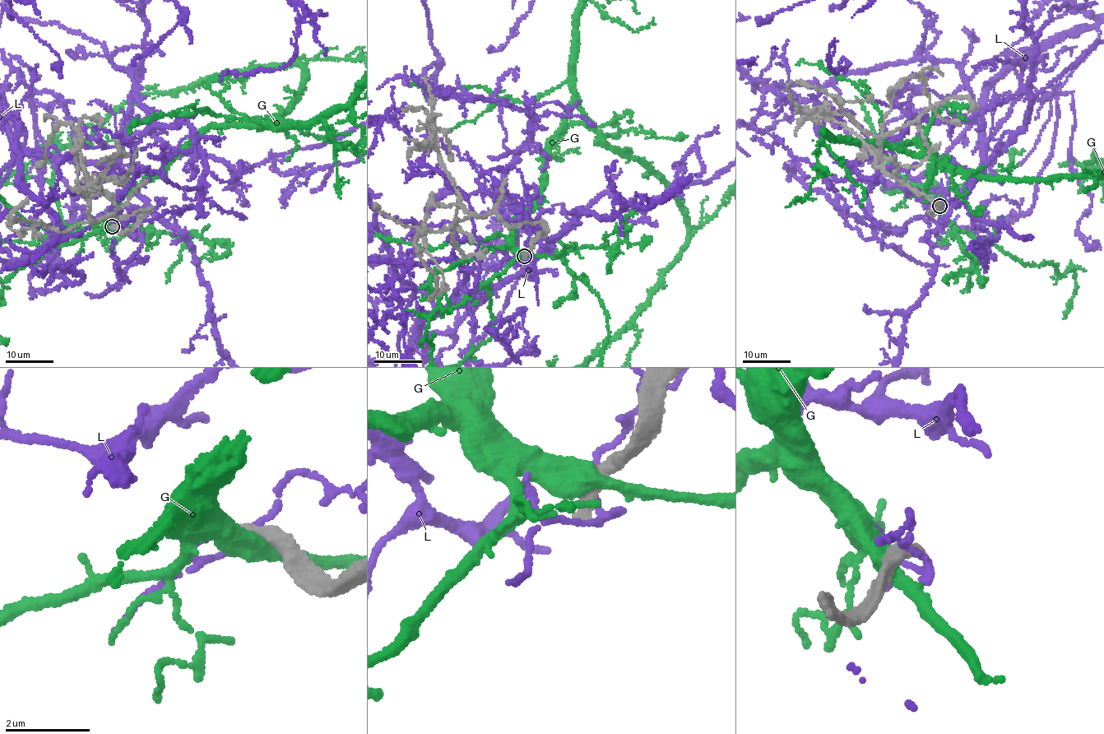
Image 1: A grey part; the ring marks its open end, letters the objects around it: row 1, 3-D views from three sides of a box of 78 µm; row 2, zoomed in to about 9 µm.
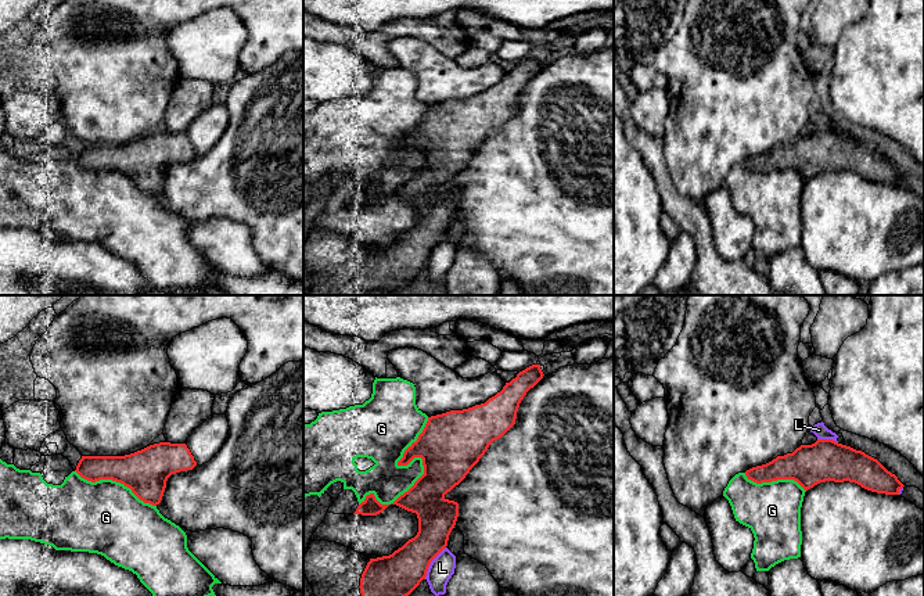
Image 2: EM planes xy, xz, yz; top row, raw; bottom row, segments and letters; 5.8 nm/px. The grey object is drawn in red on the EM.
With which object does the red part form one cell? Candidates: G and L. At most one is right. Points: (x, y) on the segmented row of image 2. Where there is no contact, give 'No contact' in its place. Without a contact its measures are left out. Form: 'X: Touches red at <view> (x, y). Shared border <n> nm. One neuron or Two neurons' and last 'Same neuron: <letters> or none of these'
G: Touches red at xz (423, 465). Shared border 650 nm. Two neurons
L: Touches red at xz (430, 563). Shared border 220 nm. Two neurons
Same neuron: none of these

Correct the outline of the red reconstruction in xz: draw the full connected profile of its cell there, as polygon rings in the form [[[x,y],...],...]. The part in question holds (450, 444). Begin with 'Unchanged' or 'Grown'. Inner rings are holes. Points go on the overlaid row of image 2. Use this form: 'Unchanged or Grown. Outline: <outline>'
Grown. Outline: [[[532,365],[519,371],[515,378],[506,383],[503,389],[485,403],[475,405],[463,410],[450,410],[442,414],[428,417],[428,421],[418,435],[403,453],[398,466],[407,466],[414,457],[423,459],[424,474],[414,485],[400,495],[393,503],[407,511],[416,513],[418,518],[418,532],[409,539],[402,547],[389,556],[368,559],[352,549],[328,541],[314,541],[303,550],[303,574],[313,588],[314,596],[409,596],[423,579],[427,577],[431,561],[447,546],[449,535],[456,525],[459,517],[459,503],[445,498],[456,485],[459,485],[470,470],[485,455],[489,445],[501,438],[514,424],[521,401],[526,392],[533,388],[542,378],[540,365]]]

